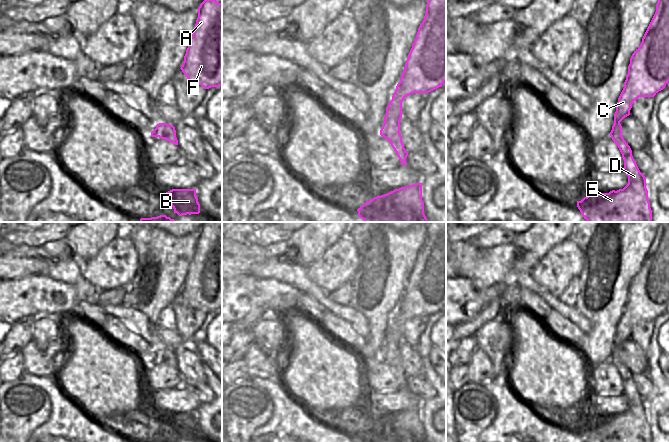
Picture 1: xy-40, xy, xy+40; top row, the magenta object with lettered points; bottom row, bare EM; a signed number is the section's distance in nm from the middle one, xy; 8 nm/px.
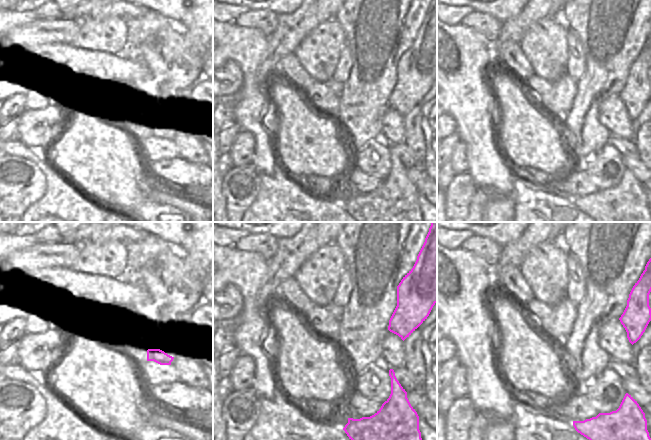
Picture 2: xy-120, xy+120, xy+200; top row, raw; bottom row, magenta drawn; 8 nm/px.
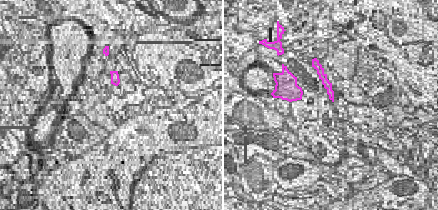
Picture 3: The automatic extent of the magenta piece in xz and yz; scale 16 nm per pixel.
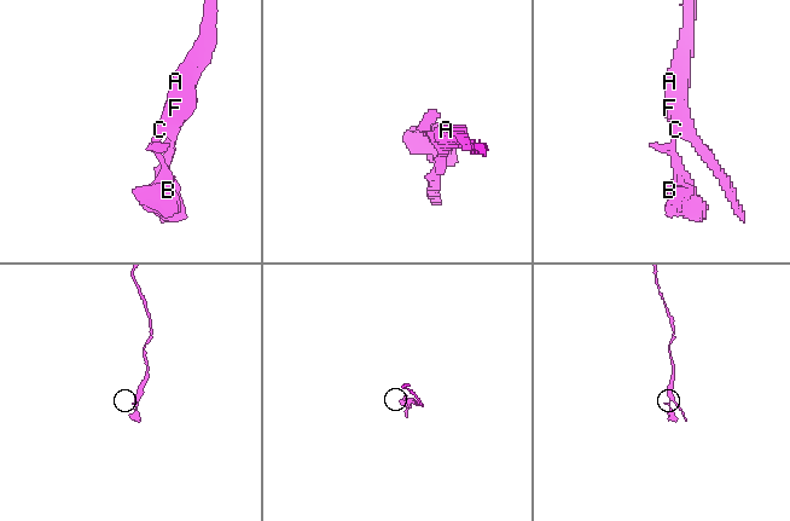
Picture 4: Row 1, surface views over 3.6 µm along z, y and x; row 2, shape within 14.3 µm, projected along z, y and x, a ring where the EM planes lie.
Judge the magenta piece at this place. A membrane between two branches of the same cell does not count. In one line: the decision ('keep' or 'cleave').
keep

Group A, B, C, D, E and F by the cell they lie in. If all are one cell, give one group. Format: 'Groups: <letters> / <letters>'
Groups: A B C D E F

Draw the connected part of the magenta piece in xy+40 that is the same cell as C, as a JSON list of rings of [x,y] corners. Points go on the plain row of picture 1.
[[[658,222],[656,236],[642,262],[640,270],[630,282],[628,298],[624,306],[624,312],[616,328],[614,348],[610,360],[618,370],[624,384],[623,396],[628,400],[628,408],[617,415],[609,417],[589,418],[581,425],[577,425],[577,431],[584,442],[652,442],[652,434],[648,424],[646,402],[640,396],[633,380],[632,374],[622,360],[620,346],[630,339],[632,328],[639,321],[654,321],[663,314],[669,305],[669,222]]]

